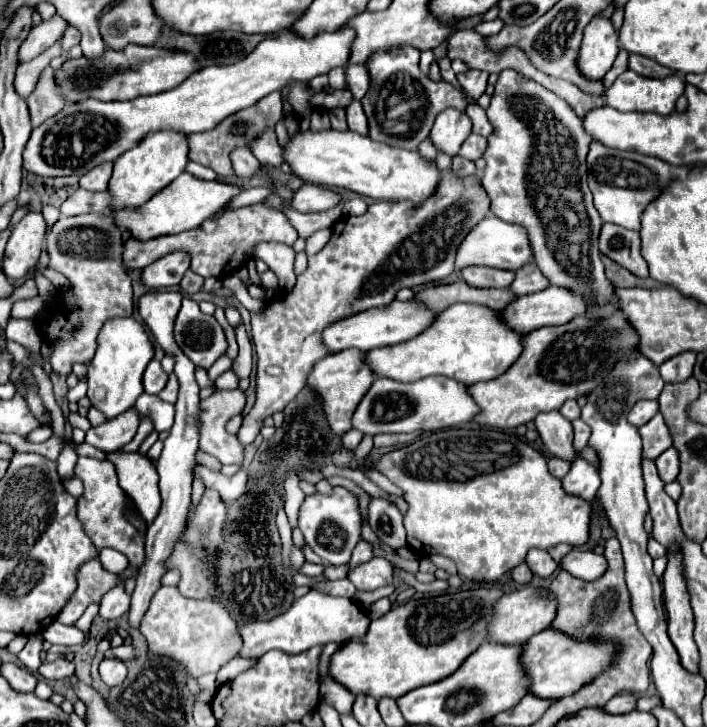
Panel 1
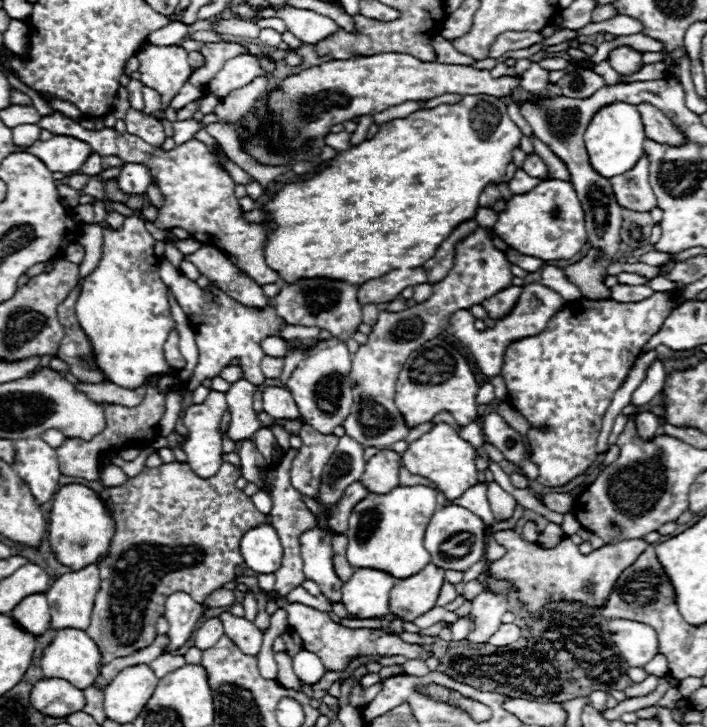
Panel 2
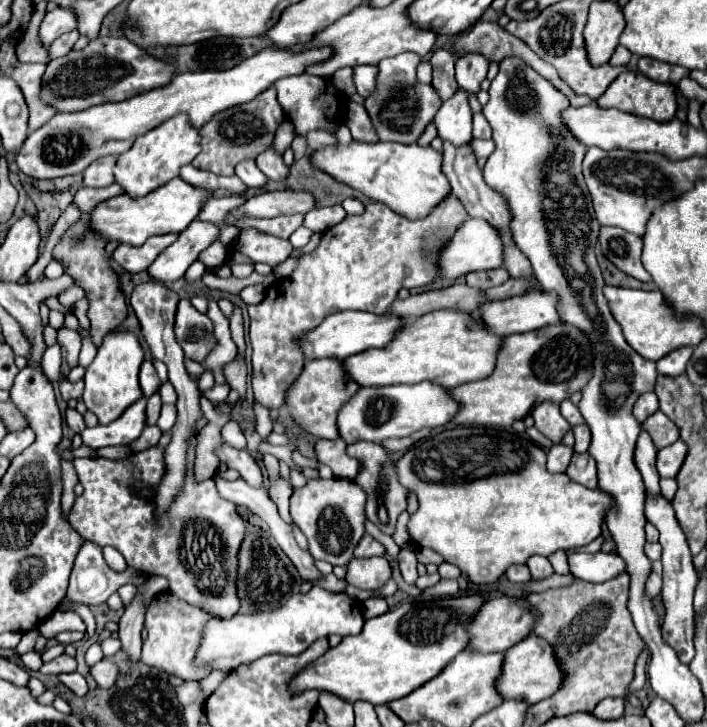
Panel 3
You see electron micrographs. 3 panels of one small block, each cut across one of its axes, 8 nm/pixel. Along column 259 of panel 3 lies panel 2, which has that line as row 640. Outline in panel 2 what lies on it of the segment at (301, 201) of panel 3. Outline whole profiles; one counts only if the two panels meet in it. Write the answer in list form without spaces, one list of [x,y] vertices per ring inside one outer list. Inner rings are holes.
[[[210,618],[210,620],[206,620],[200,628],[196,628],[196,632],[194,632],[194,644],[200,648],[200,650],[206,650],[206,648],[210,648],[210,646],[214,646],[218,640],[220,640],[220,636],[224,634],[224,630],[222,630],[222,622],[218,620],[218,618]]]

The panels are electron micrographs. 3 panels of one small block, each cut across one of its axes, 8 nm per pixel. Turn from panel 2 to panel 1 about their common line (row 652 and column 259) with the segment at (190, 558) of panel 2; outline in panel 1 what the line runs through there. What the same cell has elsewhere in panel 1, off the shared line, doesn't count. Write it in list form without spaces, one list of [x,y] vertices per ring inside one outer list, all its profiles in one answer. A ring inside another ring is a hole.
[[[272,92],[266,98],[262,98],[260,102],[256,102],[254,106],[240,110],[238,114],[228,116],[226,120],[222,120],[214,130],[208,132],[200,132],[200,134],[188,134],[188,148],[190,148],[190,160],[200,162],[208,168],[212,168],[218,176],[232,176],[232,162],[230,162],[230,152],[236,146],[244,146],[250,140],[254,140],[266,126],[274,126],[280,118],[284,116],[282,112],[282,94],[280,92]]]

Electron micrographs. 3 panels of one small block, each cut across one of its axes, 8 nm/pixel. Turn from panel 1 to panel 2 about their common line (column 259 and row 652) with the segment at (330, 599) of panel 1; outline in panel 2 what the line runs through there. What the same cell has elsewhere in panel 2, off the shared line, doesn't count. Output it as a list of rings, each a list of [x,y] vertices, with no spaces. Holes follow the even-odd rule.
[[[608,620],[614,644],[630,666],[644,666],[658,654],[658,636],[654,628],[634,620]]]

